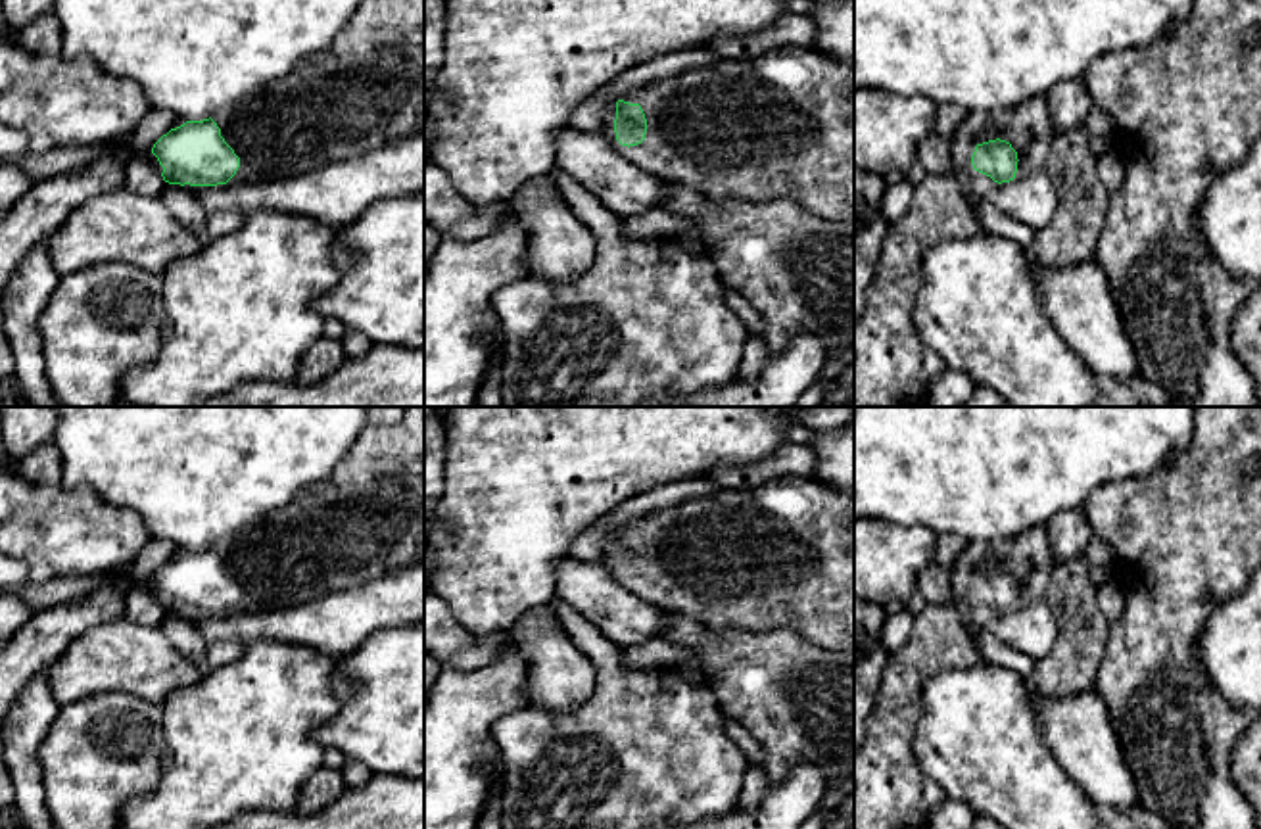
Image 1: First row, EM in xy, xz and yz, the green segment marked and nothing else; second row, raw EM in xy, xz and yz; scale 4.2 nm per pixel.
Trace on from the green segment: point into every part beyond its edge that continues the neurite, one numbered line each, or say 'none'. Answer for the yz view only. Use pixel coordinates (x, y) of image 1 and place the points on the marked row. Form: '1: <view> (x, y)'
1: yz (1027, 127)

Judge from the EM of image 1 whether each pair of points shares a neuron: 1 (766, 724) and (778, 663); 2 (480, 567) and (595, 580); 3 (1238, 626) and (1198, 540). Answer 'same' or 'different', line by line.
1: same
2: different
3: different

